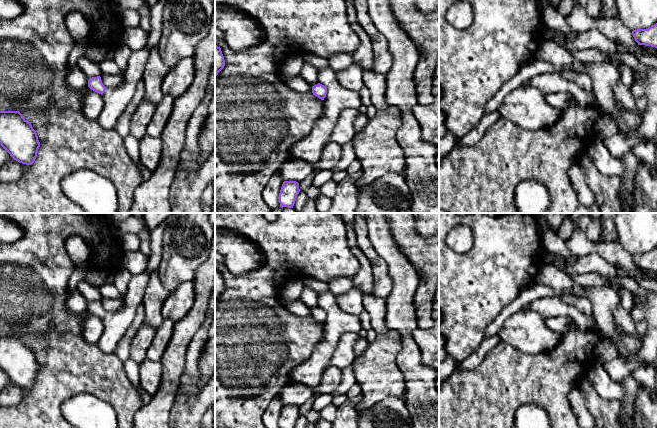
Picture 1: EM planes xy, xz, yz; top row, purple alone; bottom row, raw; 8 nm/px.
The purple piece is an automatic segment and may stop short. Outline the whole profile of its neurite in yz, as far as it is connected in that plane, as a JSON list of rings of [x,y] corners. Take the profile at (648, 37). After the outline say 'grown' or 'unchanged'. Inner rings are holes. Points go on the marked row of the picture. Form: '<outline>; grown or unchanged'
[[[657,23],[648,29],[637,29],[632,35],[638,45],[652,46],[657,48]]]; unchanged

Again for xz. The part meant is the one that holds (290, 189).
[[[284,181],[279,193],[280,207],[293,208],[299,194],[299,183],[296,181]]]; unchanged

